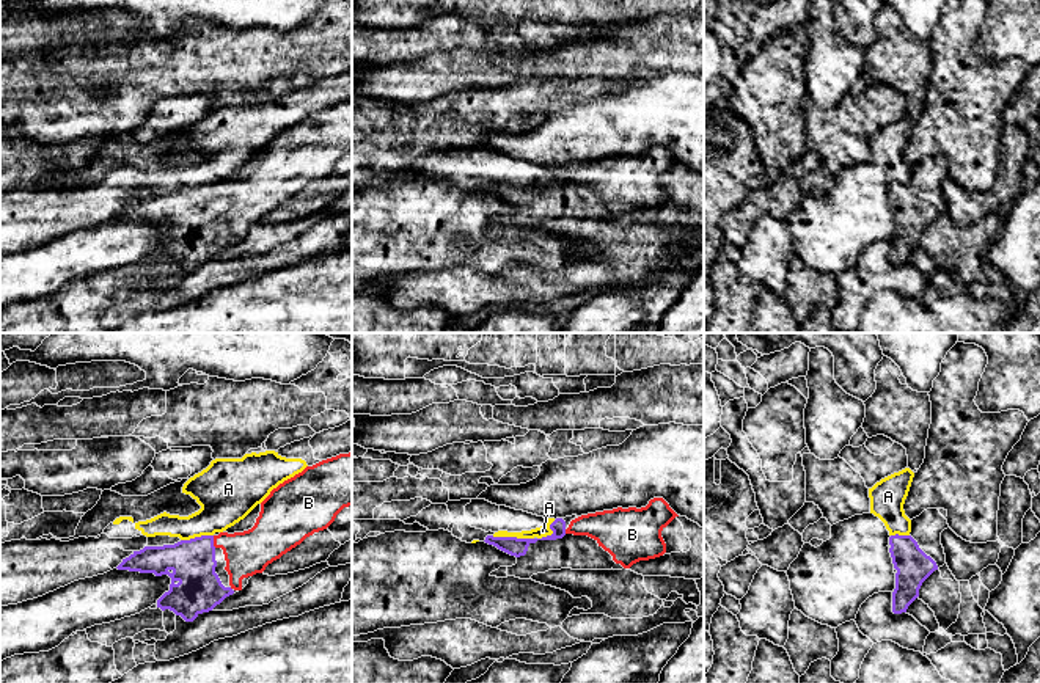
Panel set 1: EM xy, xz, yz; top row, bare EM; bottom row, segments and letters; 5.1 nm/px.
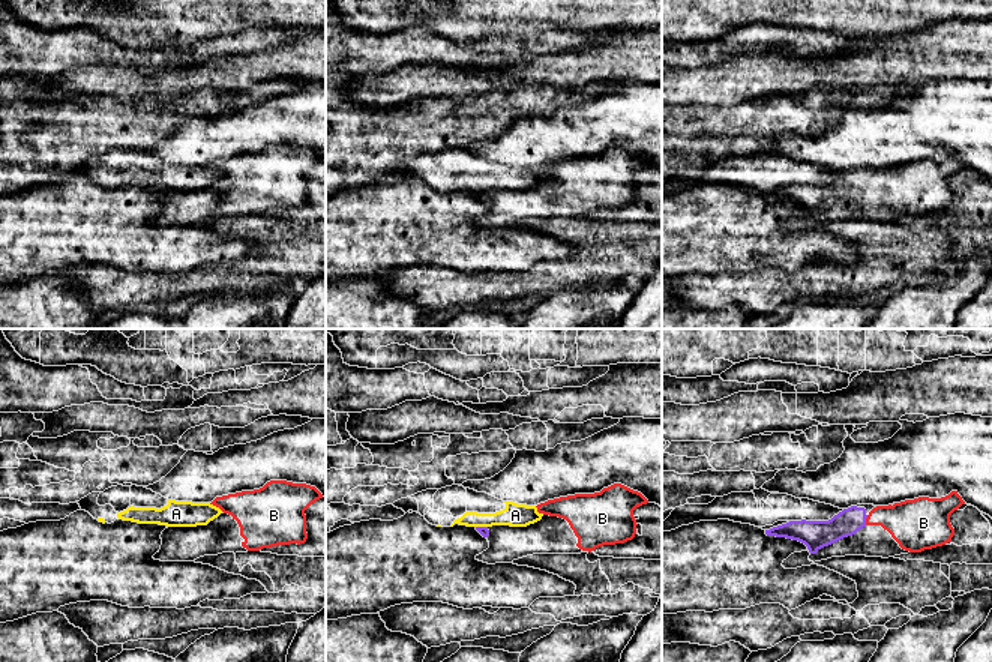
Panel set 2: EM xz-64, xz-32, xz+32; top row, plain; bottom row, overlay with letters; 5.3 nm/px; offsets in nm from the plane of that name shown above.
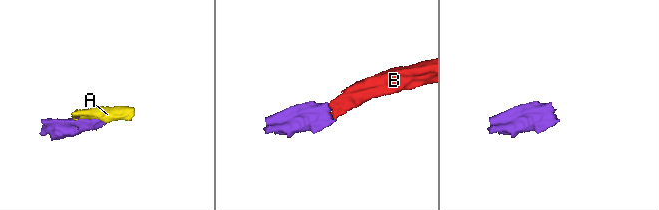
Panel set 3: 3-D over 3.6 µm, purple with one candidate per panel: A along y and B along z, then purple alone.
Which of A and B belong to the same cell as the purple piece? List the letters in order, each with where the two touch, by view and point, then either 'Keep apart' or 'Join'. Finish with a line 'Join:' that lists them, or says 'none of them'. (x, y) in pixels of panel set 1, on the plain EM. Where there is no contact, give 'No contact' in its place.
A: Touches purple at xz (512, 186). Keep apart
B: Touches purple at xy (212, 190). Join
Join: B

